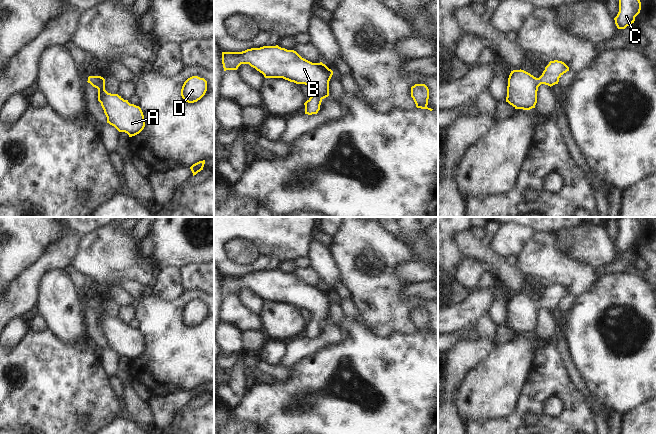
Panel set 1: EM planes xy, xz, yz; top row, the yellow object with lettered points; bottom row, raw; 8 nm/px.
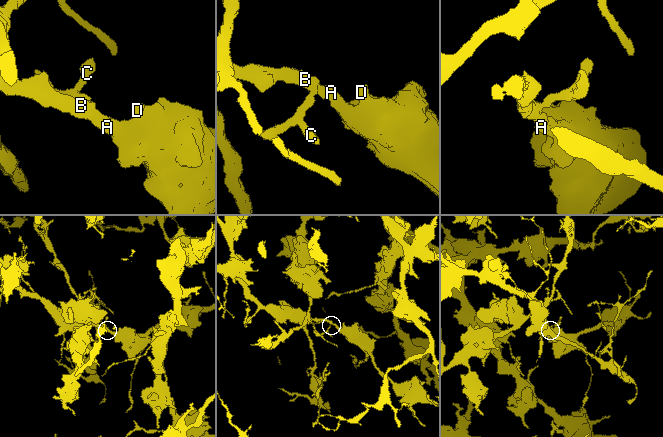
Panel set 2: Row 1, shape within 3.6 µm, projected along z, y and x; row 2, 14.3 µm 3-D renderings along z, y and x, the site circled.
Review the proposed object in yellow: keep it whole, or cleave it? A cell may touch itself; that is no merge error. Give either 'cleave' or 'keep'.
keep

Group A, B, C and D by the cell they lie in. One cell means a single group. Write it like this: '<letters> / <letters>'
A B C D

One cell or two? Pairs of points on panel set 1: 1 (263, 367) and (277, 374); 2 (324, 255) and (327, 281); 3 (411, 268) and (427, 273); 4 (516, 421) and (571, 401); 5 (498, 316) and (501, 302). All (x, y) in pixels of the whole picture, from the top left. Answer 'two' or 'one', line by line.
1: one
2: one
3: one
4: one
5: one

